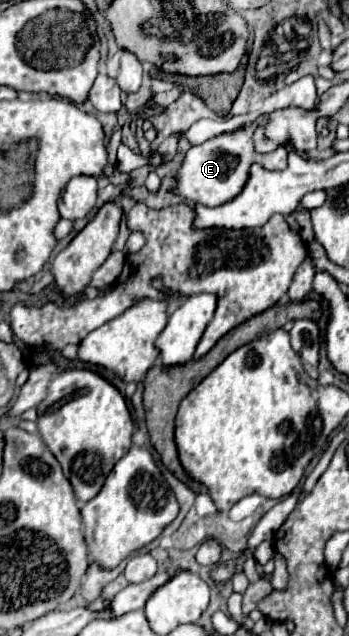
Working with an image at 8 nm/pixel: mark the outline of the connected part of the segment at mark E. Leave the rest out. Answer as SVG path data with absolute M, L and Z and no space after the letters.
M261 114L257 120L253 120L245 128L237 128L233 132L219 134L201 146L193 146L187 152L183 166L179 170L177 192L195 204L221 206L241 194L241 188L245 188L245 184L249 180L249 168L253 164L261 164L265 170L277 170L277 172L285 170L287 168L285 148L277 148L267 154L253 152L253 128L257 128L257 124L265 124L265 116L269 116L269 114Z

